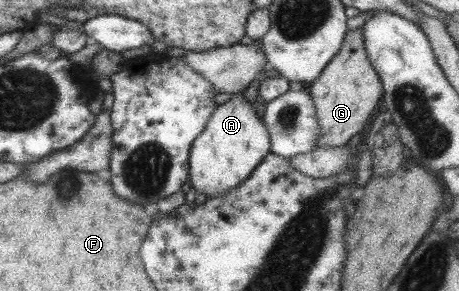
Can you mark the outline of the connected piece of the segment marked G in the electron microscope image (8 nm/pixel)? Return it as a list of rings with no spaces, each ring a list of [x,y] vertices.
[[[347,30],[338,53],[324,65],[320,75],[306,88],[311,97],[314,116],[318,120],[318,145],[316,147],[347,147],[350,137],[356,135],[370,118],[370,113],[382,95],[382,84],[378,74],[369,67],[364,52],[362,30]]]

